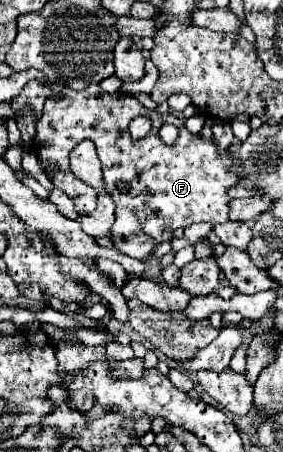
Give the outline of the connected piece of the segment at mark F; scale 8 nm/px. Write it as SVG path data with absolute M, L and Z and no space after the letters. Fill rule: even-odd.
M92 85L84 91L72 91L68 87L52 87L52 91L58 93L60 99L48 99L44 113L36 123L34 145L30 147L44 165L58 165L58 173L52 177L52 183L72 199L78 215L90 215L96 207L96 193L72 175L68 155L80 141L94 141L102 161L106 187L116 203L112 241L122 253L134 259L148 259L152 249L158 243L172 239L172 233L178 227L184 229L198 221L210 225L228 221L230 197L222 195L228 187L236 185L238 175L232 169L234 159L228 153L220 153L214 141L202 141L192 135L184 127L182 117L172 113L158 115L156 111L140 105L132 95L120 91L110 95L102 91L100 85ZM136 117L150 117L152 129L144 139L132 143L128 125ZM164 123L178 127L178 141L172 147L166 147L158 135ZM118 183L128 185L128 191L120 191Z

